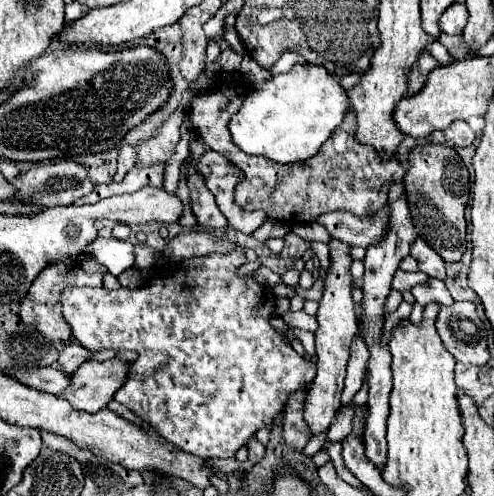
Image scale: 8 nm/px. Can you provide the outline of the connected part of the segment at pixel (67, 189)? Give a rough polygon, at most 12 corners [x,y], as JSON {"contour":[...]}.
{"contour":[[76,162],[34,164],[8,180],[10,204],[70,206],[94,190]]}

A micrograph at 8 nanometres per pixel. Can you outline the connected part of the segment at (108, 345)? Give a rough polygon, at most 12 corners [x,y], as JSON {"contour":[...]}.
{"contour":[[244,248],[128,290],[64,288],[88,352],[114,400],[232,458],[316,364]]}

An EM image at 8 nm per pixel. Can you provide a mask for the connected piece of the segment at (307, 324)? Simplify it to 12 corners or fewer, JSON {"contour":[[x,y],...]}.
{"contour":[[304,310],[284,314],[290,328],[318,330],[314,316]]}

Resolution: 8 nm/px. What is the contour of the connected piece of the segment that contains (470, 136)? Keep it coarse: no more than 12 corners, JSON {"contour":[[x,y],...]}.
{"contour":[[464,120],[444,130],[452,146],[470,146],[476,138]]}

